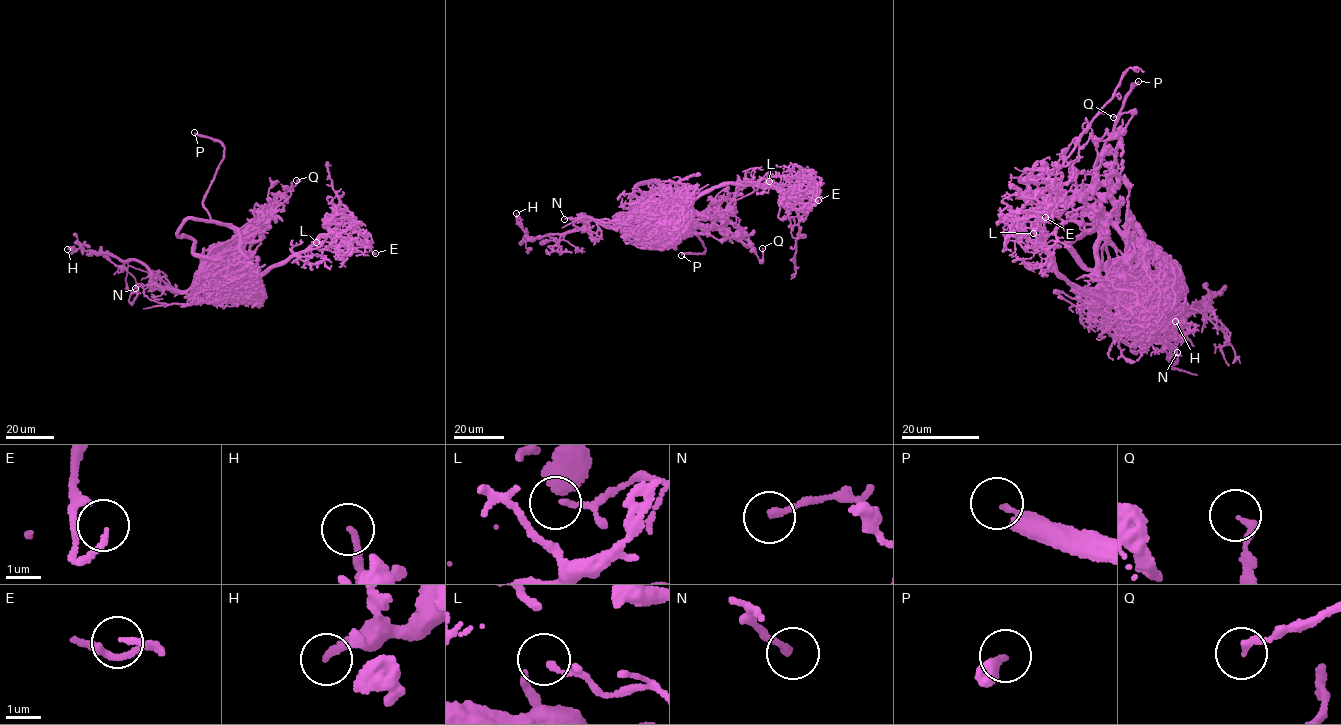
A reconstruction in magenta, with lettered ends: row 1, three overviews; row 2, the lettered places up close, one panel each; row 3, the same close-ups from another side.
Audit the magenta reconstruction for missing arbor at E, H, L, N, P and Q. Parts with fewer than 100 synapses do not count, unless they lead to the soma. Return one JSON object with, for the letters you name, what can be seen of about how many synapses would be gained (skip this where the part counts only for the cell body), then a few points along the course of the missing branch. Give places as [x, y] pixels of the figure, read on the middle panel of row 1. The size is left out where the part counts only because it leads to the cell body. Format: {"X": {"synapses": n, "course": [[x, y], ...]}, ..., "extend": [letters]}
{"P": {"course": [[681, 255], [665, 258], [648, 269], [648, 263], [651, 263], [639, 254], [639, 248], [632, 242]]}, "extend": ["P"]}

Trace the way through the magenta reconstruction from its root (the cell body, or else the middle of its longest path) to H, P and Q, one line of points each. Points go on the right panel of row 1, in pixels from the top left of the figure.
H: (1111, 302), (1132, 311), (1137, 325), (1157, 319), (1174, 333), (1167, 342), (1176, 309), (1206, 305), (1175, 321)
P: (1111, 302), (1098, 265), (1100, 233), (1084, 230), (1081, 209), (1094, 165), (1122, 100), (1138, 81)
Q: (1111, 302), (1097, 248), (1106, 222), (1115, 218), (1109, 176), (1119, 135), (1131, 115), (1113, 117)

